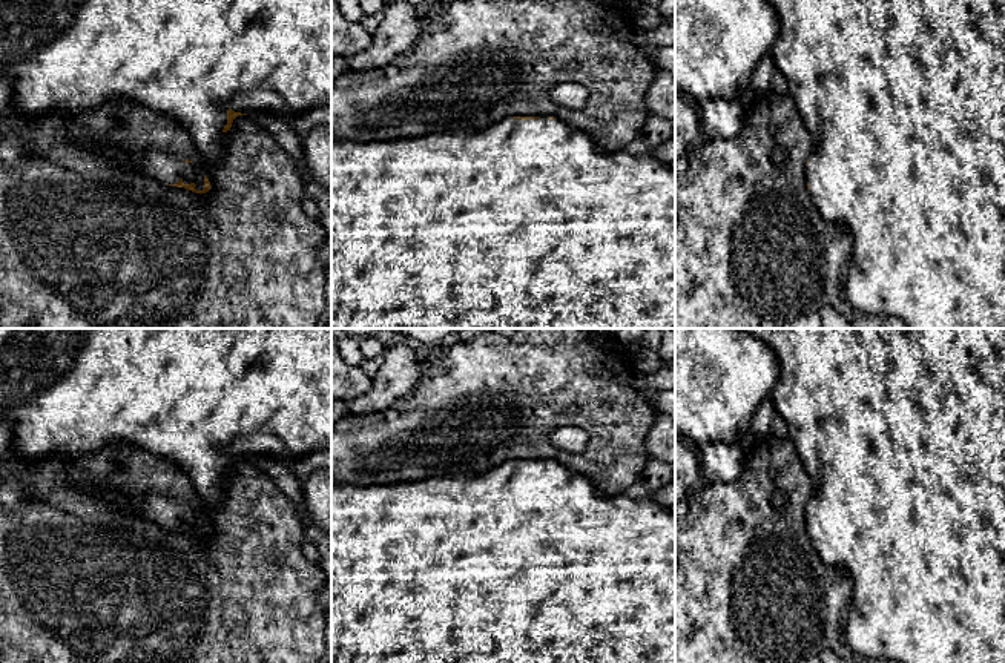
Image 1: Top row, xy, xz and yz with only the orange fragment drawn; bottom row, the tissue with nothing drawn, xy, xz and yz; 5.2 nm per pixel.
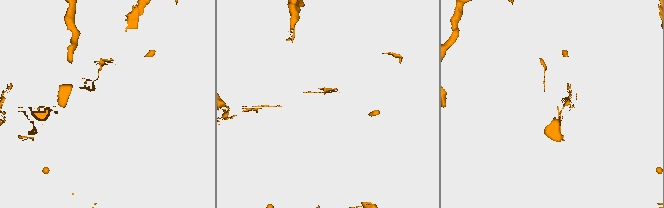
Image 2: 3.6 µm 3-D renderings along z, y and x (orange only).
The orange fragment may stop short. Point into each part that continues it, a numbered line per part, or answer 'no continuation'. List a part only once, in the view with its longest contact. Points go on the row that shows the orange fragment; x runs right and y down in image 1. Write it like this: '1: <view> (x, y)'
1: xy (191, 60)

